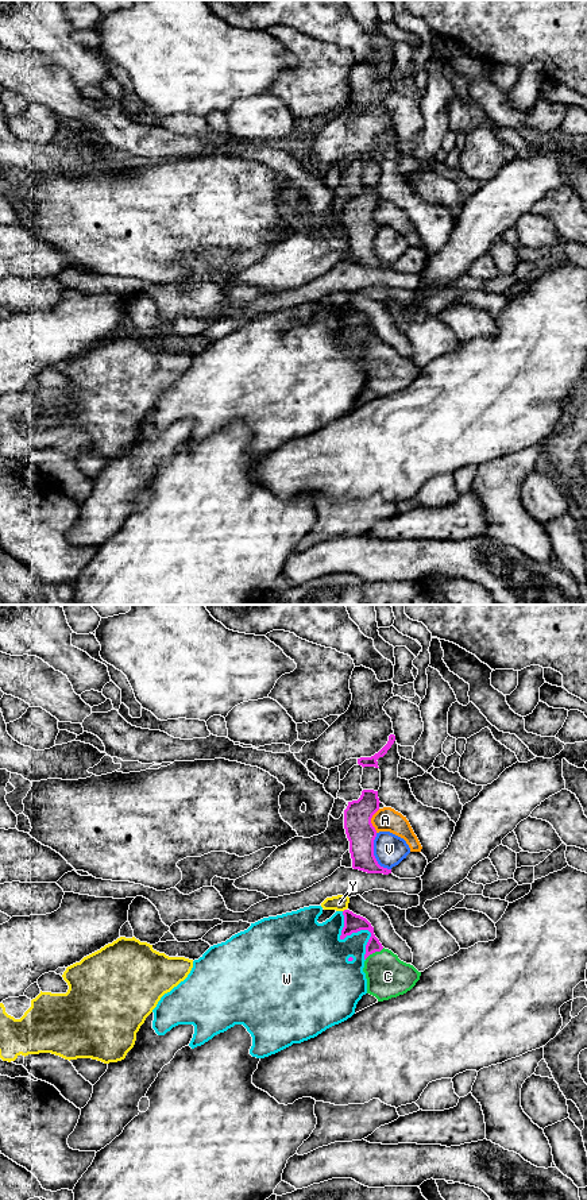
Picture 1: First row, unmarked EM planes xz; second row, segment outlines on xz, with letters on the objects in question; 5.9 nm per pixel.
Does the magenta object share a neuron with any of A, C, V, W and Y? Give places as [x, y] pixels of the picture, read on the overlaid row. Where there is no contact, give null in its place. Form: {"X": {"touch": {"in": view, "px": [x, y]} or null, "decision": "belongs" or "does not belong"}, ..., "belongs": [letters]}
{"A": {"touch": {"in": "xz", "px": [370, 821]}, "decision": "does not belong"}, "C": {"touch": {"in": "xz", "px": [374, 952]}, "decision": "belongs"}, "V": {"touch": {"in": "xz", "px": [373, 855]}, "decision": "does not belong"}, "W": {"touch": {"in": "xz", "px": [356, 932]}, "decision": "does not belong"}, "Y": {"touch": {"in": "xz", "px": [344, 910]}, "decision": "does not belong"}, "belongs": ["C"]}

